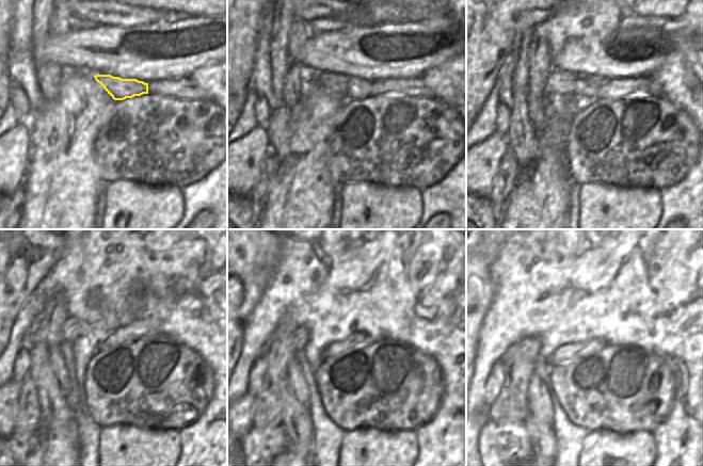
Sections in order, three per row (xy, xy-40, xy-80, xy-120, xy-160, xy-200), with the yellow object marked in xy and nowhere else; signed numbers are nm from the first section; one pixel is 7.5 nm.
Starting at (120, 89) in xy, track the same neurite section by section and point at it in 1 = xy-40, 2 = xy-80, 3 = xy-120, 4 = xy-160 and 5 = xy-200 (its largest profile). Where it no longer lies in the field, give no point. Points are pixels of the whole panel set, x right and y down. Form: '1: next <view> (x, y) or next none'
1: next xy-40 (345, 86)
2: next xy-80 (560, 82)
3: next xy-120 (74, 327)
4: next xy-160 (299, 336)
5: next xy-200 (527, 349)

